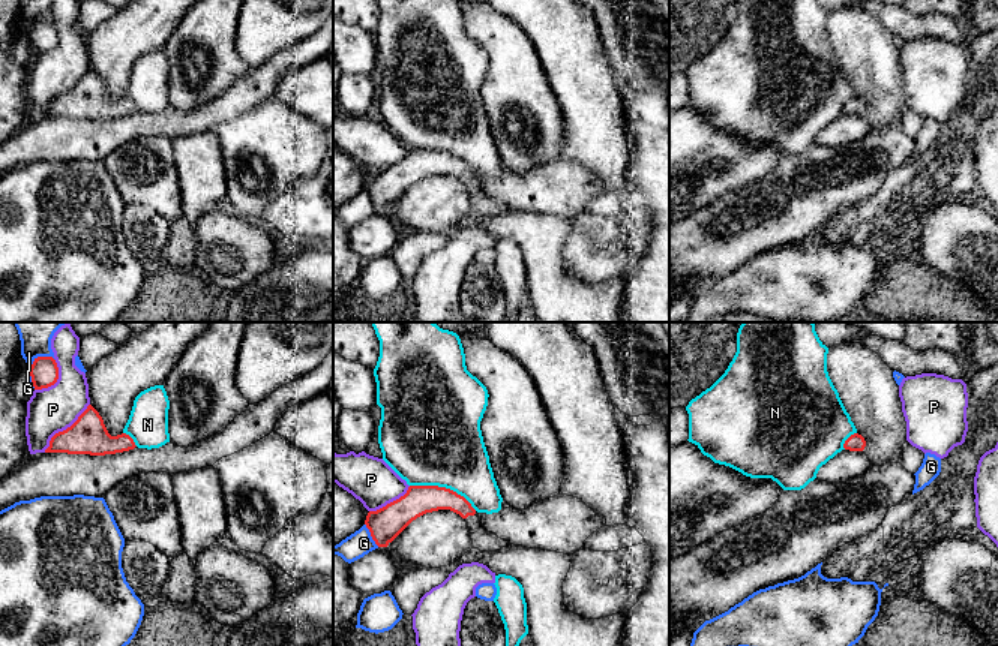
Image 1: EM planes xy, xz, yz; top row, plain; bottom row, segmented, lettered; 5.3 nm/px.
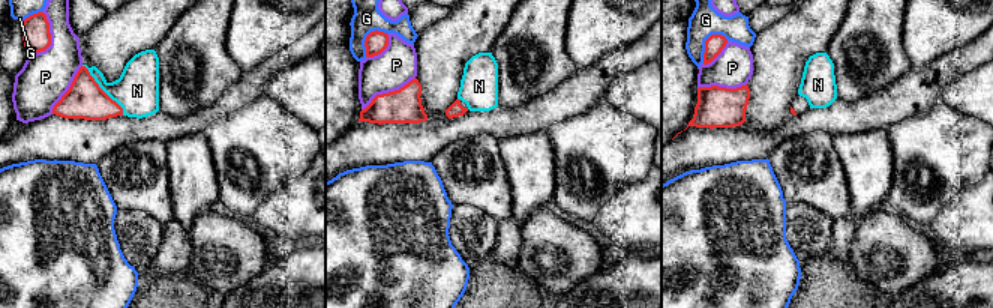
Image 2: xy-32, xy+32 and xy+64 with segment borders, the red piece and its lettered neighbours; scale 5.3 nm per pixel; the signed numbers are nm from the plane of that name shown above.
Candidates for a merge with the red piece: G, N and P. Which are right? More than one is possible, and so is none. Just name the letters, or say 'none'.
none

